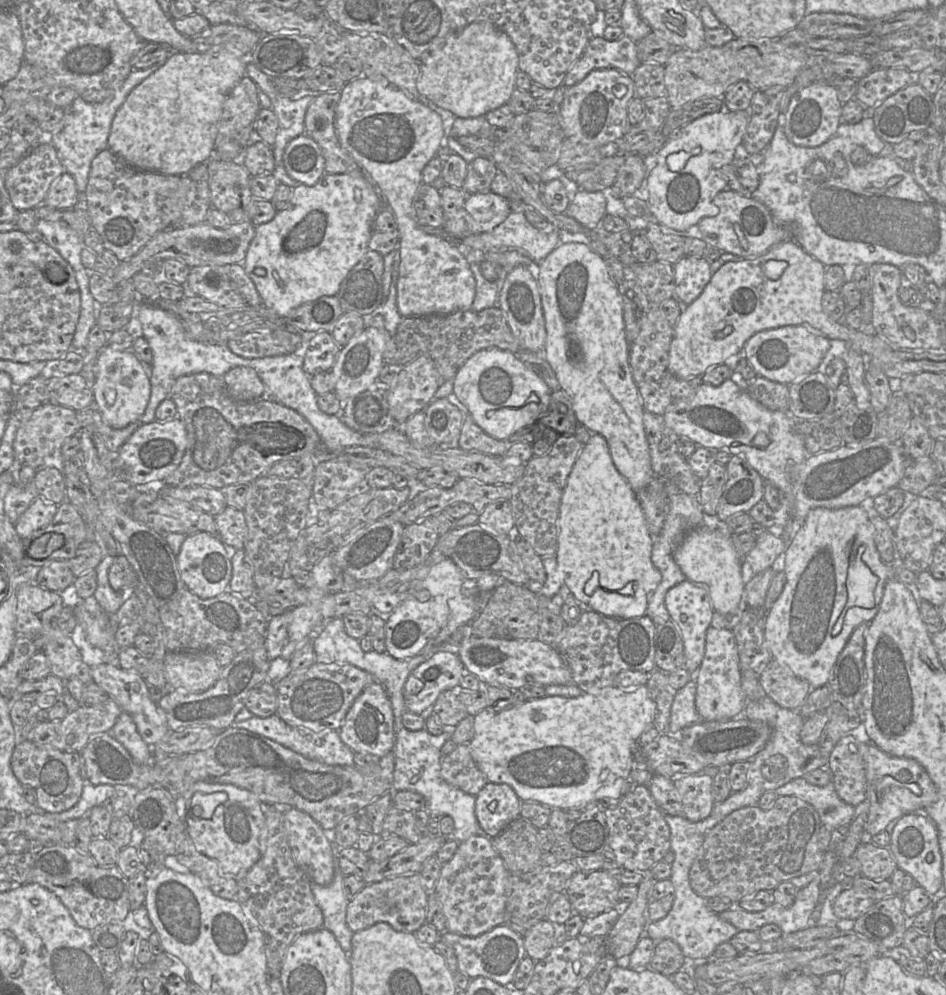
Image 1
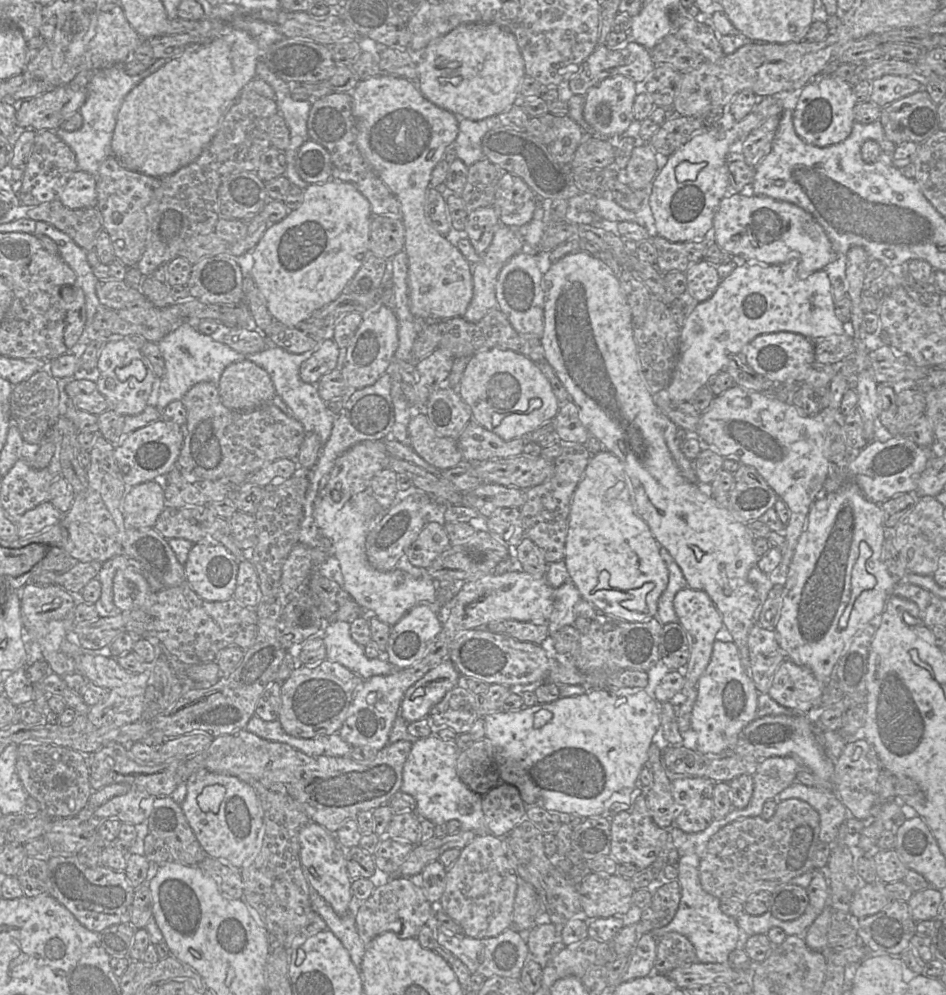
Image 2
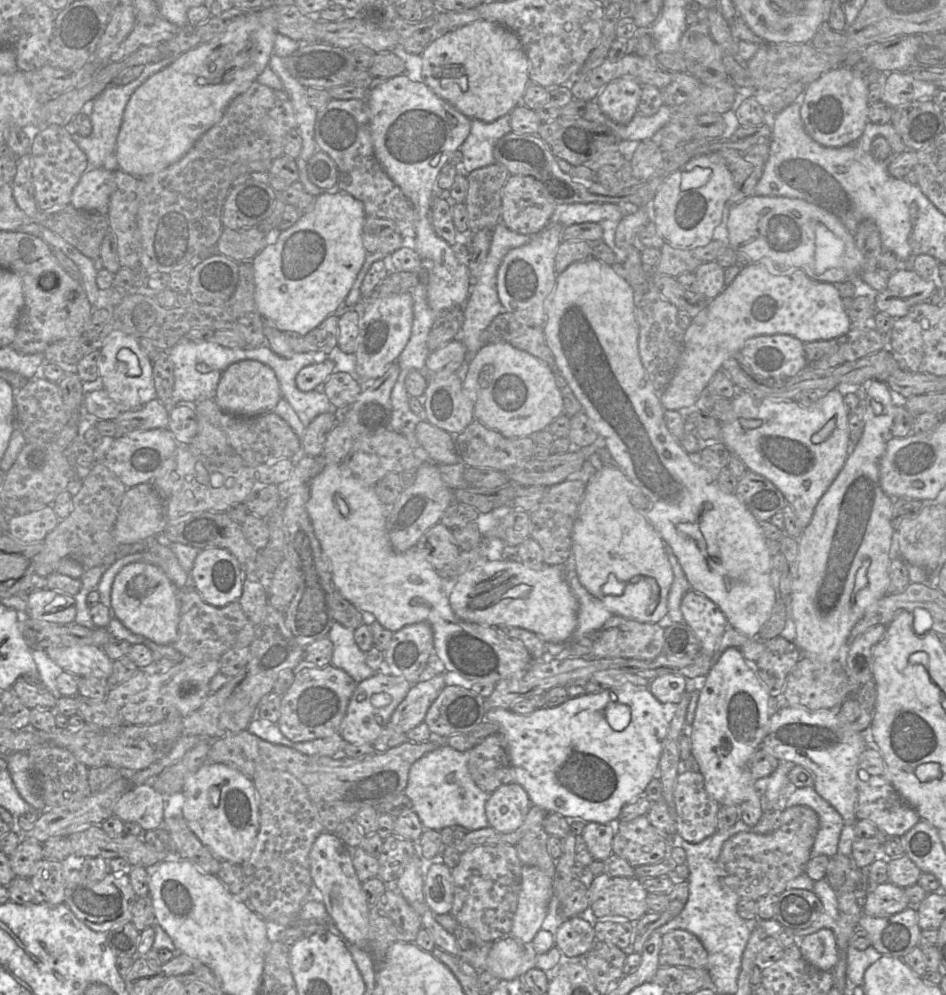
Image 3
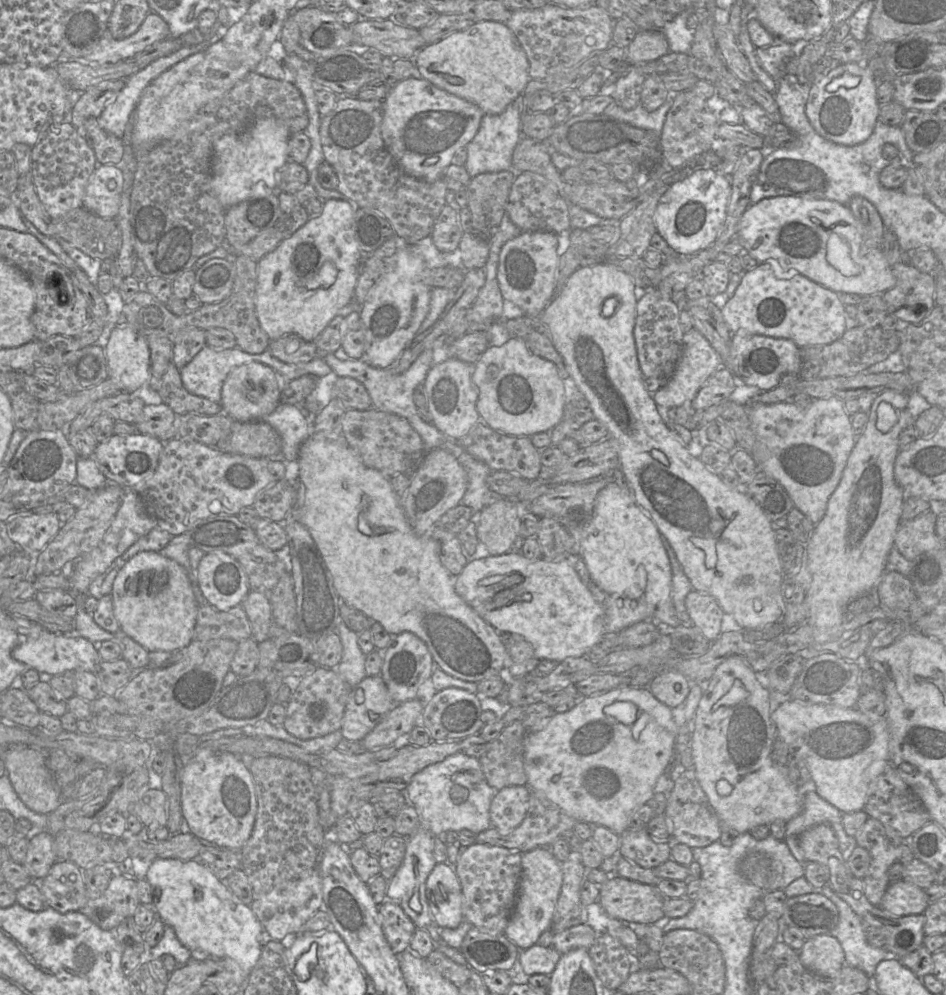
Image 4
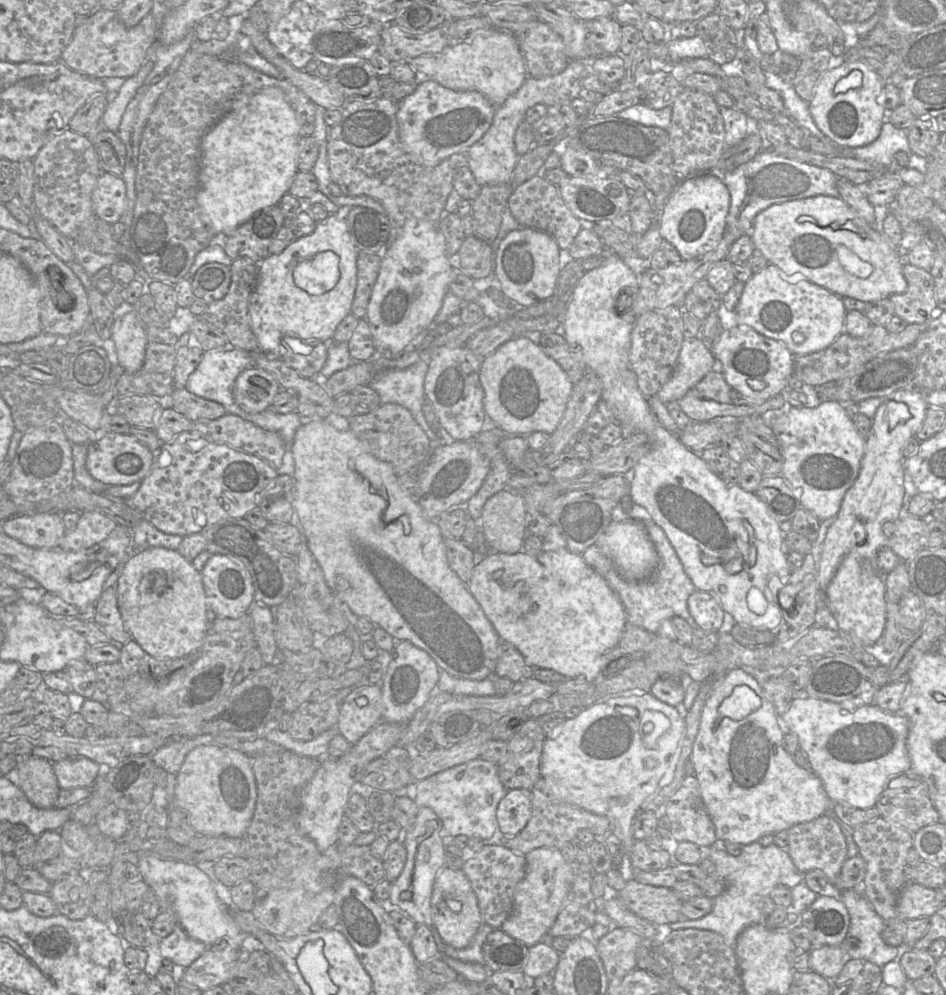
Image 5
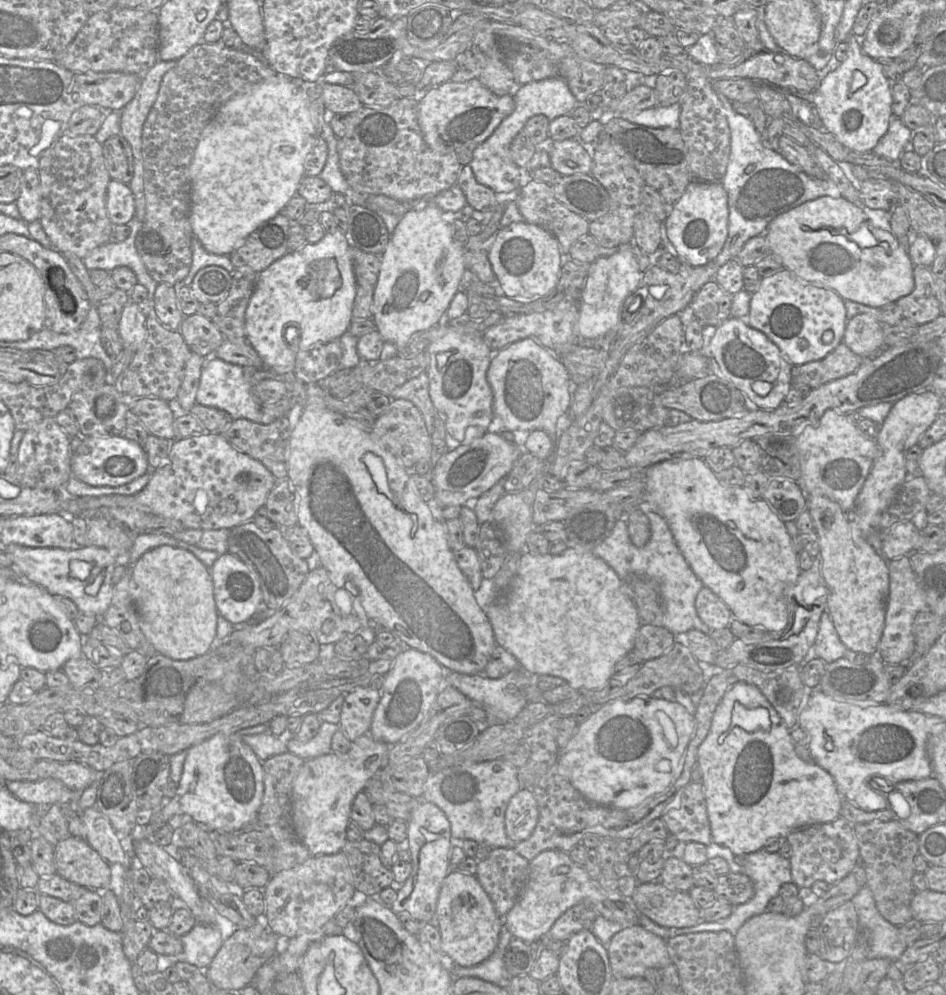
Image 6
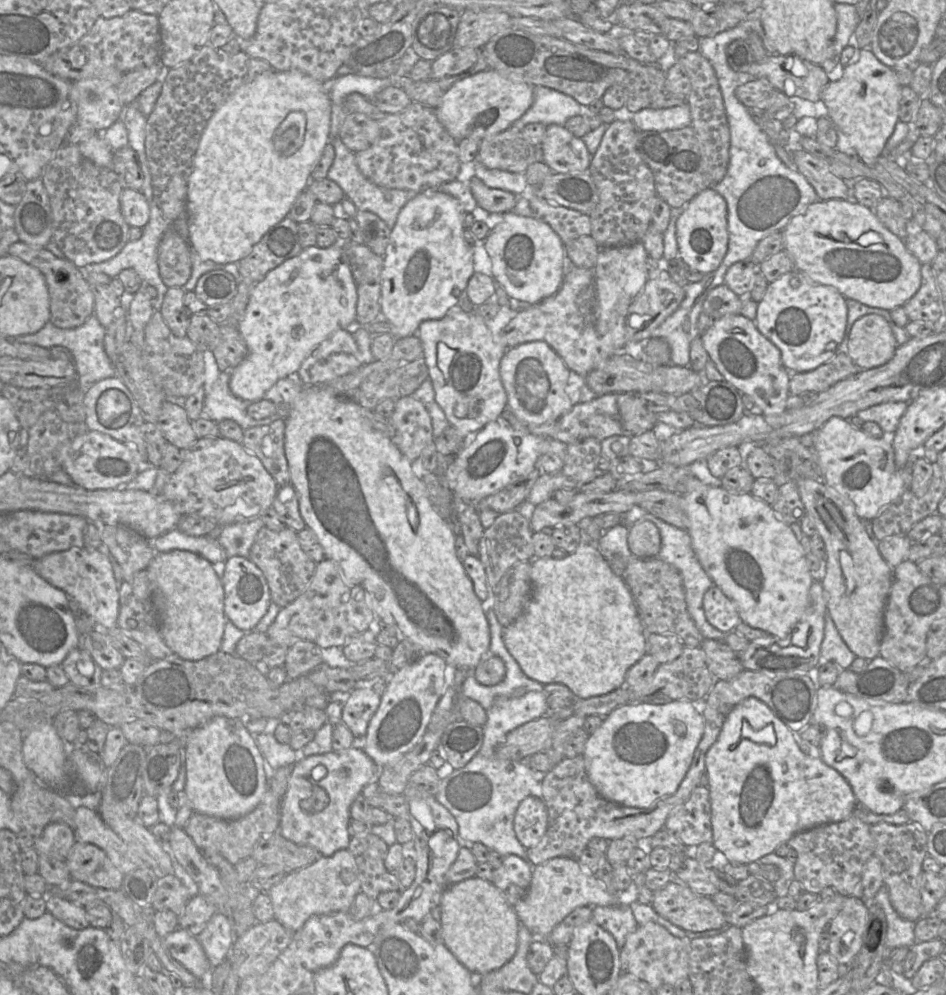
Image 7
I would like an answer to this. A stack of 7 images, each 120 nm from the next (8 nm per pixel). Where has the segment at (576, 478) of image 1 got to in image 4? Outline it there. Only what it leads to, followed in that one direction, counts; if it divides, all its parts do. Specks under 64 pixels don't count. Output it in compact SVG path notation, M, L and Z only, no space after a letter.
M612 481L598 493L592 521L580 542L579 556L583 559L592 581L601 590L631 600L644 599L657 623L664 623L670 629L681 625L671 598L672 570L662 535L650 516L637 504L633 491L627 485Z

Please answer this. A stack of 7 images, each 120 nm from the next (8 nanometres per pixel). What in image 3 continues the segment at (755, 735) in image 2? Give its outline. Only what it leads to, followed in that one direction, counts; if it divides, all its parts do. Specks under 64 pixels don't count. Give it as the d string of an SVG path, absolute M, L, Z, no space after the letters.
M783 705L771 714L760 749L781 762L791 762L810 770L815 791L840 813L845 824L854 824L857 820L857 765L867 745L861 733L850 730L841 722L837 710L810 711Z

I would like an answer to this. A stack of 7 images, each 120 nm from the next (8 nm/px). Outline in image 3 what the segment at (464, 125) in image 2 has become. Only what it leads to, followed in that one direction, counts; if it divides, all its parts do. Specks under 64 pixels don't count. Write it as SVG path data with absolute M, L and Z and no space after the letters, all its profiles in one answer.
M509 114L490 123L471 119L470 133L459 148L463 155L460 173L468 175L478 168L494 164L495 145L511 131Z

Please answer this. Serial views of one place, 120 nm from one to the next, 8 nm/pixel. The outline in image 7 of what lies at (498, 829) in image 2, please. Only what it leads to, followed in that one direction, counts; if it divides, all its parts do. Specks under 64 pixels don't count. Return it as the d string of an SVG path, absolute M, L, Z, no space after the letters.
M538 792L521 801L515 812L514 831L517 839L526 849L540 842L547 826L547 808Z

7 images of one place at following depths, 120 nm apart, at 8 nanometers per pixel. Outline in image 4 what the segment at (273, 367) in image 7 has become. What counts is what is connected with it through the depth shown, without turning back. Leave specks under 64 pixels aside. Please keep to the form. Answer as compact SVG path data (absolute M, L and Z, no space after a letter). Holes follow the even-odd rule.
M339 199L324 200L323 210L318 217L309 218L294 234L285 237L275 250L257 262L256 315L262 330L270 340L276 340L287 334L295 334L303 341L313 341L339 314L339 310L354 300L354 290L363 253L354 236L353 222L356 207L352 203L354 202ZM326 261L331 261L337 269L335 282L328 288L306 289L305 281L313 277Z

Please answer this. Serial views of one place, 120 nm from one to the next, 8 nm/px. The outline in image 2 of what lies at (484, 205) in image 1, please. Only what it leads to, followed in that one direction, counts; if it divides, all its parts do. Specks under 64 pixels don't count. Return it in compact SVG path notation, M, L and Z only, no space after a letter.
M494 206L478 208L468 214L465 232L478 255L488 249L498 225L501 224Z

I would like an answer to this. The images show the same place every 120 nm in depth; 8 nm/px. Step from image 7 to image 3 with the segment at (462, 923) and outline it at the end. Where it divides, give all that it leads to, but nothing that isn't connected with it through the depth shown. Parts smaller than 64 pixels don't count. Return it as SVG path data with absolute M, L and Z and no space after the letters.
M434 860L424 878L423 893L427 906L434 914L450 913L454 899L451 869L440 860Z

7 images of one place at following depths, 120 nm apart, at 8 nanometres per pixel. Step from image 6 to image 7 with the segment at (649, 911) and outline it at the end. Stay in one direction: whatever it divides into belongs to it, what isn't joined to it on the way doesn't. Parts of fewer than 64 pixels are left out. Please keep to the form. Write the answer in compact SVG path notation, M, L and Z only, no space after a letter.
M669 882L662 889L653 892L651 906L660 916L685 931L704 932L728 926L726 915L715 906L710 897L693 892L685 884Z

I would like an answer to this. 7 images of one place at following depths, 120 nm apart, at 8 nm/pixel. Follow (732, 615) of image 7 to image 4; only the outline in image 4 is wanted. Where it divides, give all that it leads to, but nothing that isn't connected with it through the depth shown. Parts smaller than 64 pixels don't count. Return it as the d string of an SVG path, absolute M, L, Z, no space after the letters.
M691 590L685 598L685 607L692 621L710 642L721 634L724 611L711 595Z

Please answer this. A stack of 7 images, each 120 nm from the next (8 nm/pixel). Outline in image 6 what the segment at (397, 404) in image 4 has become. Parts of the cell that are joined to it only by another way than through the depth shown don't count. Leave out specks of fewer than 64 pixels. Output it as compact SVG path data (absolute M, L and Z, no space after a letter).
M427 371L422 372L417 377L397 387L389 396L392 400L406 399L411 401L419 409L425 421L427 431L432 436L434 431L434 417L437 410L429 395Z

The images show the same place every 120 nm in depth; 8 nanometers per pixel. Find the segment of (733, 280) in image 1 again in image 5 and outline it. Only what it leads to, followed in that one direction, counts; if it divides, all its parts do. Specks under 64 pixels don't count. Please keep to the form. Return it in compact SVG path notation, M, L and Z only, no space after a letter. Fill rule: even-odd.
M771 263L745 282L734 311L738 326L750 327L765 337L784 343L794 356L830 346L844 332L846 313L842 298L807 279L789 283ZM701 336L685 338L673 374L655 397L666 405L676 405L712 371L714 362L714 354Z

